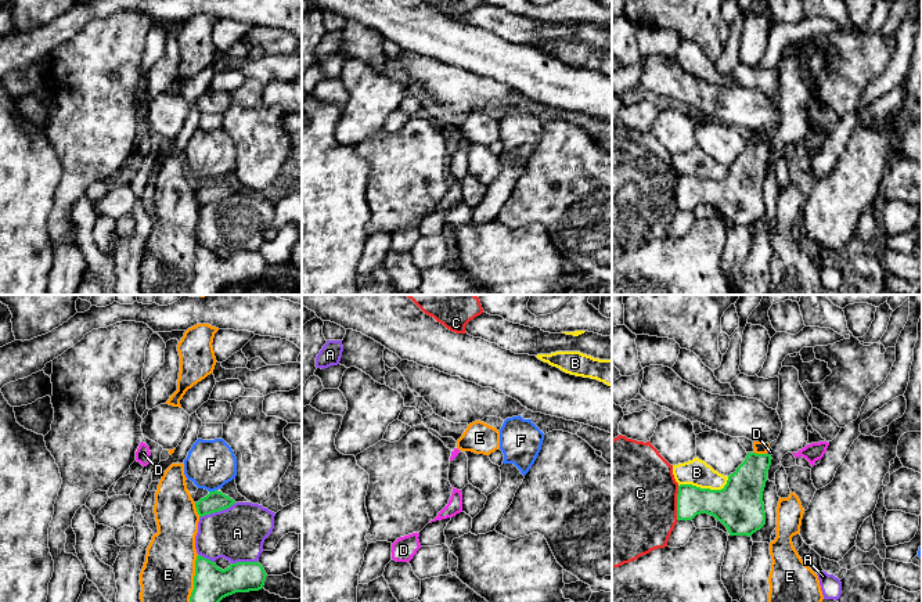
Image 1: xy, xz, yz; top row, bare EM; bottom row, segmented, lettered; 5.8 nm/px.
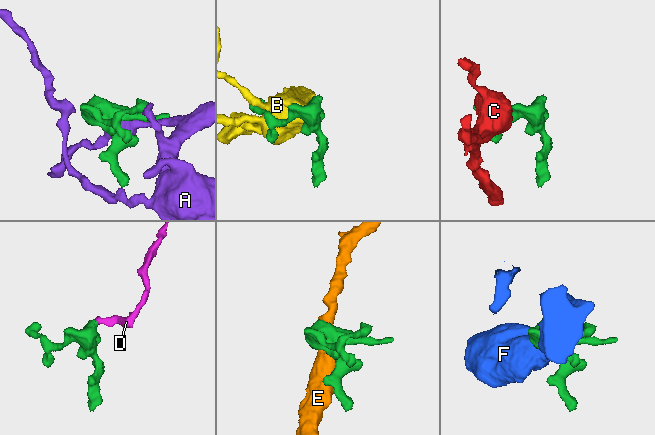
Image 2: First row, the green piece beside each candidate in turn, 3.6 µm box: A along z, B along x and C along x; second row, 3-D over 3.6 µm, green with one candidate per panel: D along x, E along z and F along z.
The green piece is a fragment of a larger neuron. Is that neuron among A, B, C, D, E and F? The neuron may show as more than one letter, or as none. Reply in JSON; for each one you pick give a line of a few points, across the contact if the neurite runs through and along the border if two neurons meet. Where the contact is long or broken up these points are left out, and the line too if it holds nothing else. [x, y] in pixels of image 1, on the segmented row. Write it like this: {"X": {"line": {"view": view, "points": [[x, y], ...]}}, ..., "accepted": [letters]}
{"D": {"line": {"view": "yz", "points": [[745, 486], [752, 472], [770, 454], [770, 451]]}}, "accepted": ["D"]}

